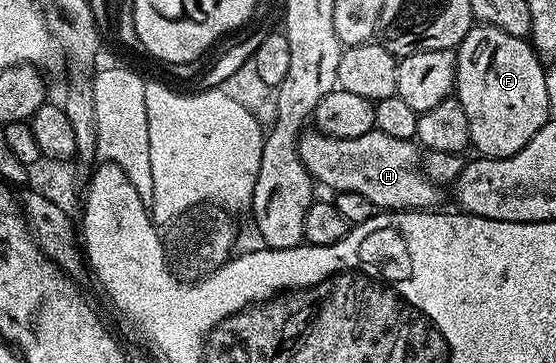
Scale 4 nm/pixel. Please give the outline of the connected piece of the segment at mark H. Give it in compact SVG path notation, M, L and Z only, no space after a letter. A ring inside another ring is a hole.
M375 128L355 137L308 132L298 138L298 154L319 186L327 185L334 193L357 191L382 211L426 211L437 206L439 186L422 172L420 149L413 140L390 138Z

